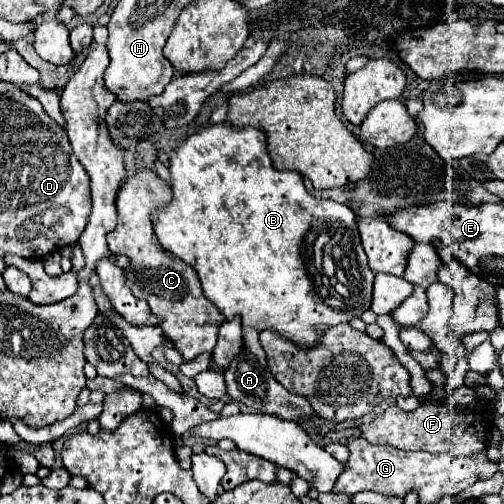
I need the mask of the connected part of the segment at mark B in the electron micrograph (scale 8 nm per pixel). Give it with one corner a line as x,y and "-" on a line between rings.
229,122
205,124
195,134
191,134
183,142
179,142
179,146
175,146
173,152
175,154
169,158
169,174
171,174
173,198
163,208
159,208
159,210
155,210
151,214
153,230
155,230
155,234
157,234
163,248
167,248
177,258
181,258
183,262
187,262
189,266
195,268
195,272
201,278
205,298
209,302
213,302
217,306
217,310
227,320
231,320
233,316
239,314
243,318
243,326
251,326
255,330
271,328
271,330
277,330
281,336
295,340
295,344
315,346
317,344
317,334
315,334
317,326
335,326
335,324
341,324
341,322
349,322
351,318
359,318
365,310
369,310
371,292
373,292
373,276
375,274
367,266
367,256
365,256
365,252
361,248
355,214
345,204
339,204
339,202
333,202
333,200
317,200
317,198
313,198
305,190
301,174
291,172
291,170
285,170
285,172
275,170
271,166
271,158
267,154
267,140
265,140
265,134
261,130
257,130
253,126
239,128
239,126
233,126

